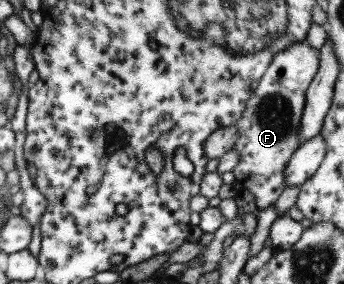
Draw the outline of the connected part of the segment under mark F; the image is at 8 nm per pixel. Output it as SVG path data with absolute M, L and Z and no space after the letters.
M305 40L294 42L276 53L262 73L262 77L258 79L253 95L246 101L246 105L244 105L246 109L242 111L240 119L234 123L238 128L238 139L236 139L232 150L236 150L236 154L238 154L238 163L232 169L234 175L232 187L235 196L240 195L243 189L252 193L256 209L270 209L285 188L282 172L284 172L284 166L294 150L300 146L298 126L300 126L300 116L305 103L306 89L318 69L318 53L318 48L313 47Z

